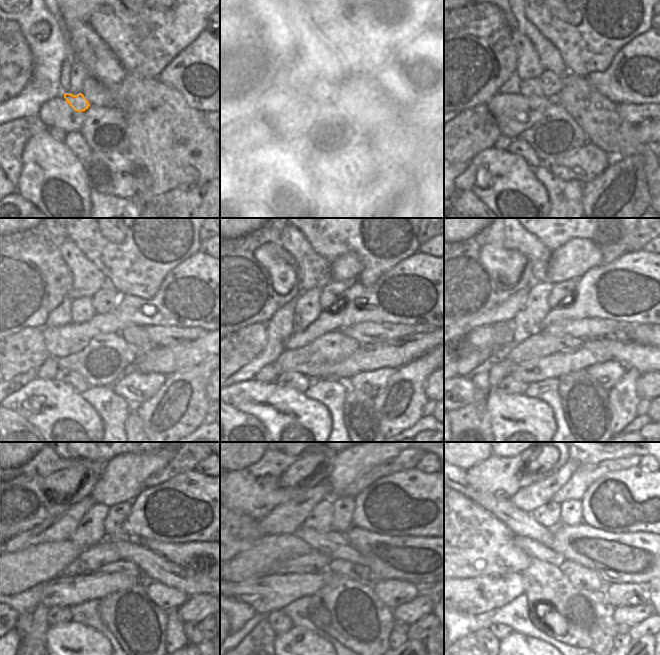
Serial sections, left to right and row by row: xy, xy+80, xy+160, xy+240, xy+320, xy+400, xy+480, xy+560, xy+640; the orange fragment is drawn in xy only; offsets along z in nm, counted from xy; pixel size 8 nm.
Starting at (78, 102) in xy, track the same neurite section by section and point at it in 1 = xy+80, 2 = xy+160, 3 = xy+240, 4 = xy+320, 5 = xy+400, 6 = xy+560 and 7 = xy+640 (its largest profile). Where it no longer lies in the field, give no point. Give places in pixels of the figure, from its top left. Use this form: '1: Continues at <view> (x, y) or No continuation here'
1: Continues at xy+80 (305, 91)
2: Continues at xy+160 (531, 87)
3: Continues at xy+240 (82, 310)
4: Continues at xy+320 (307, 309)
5: Continues at xy+400 (527, 321)
6: Continues at xy+560 (319, 519)
7: Continues at xy+640 (548, 515)

